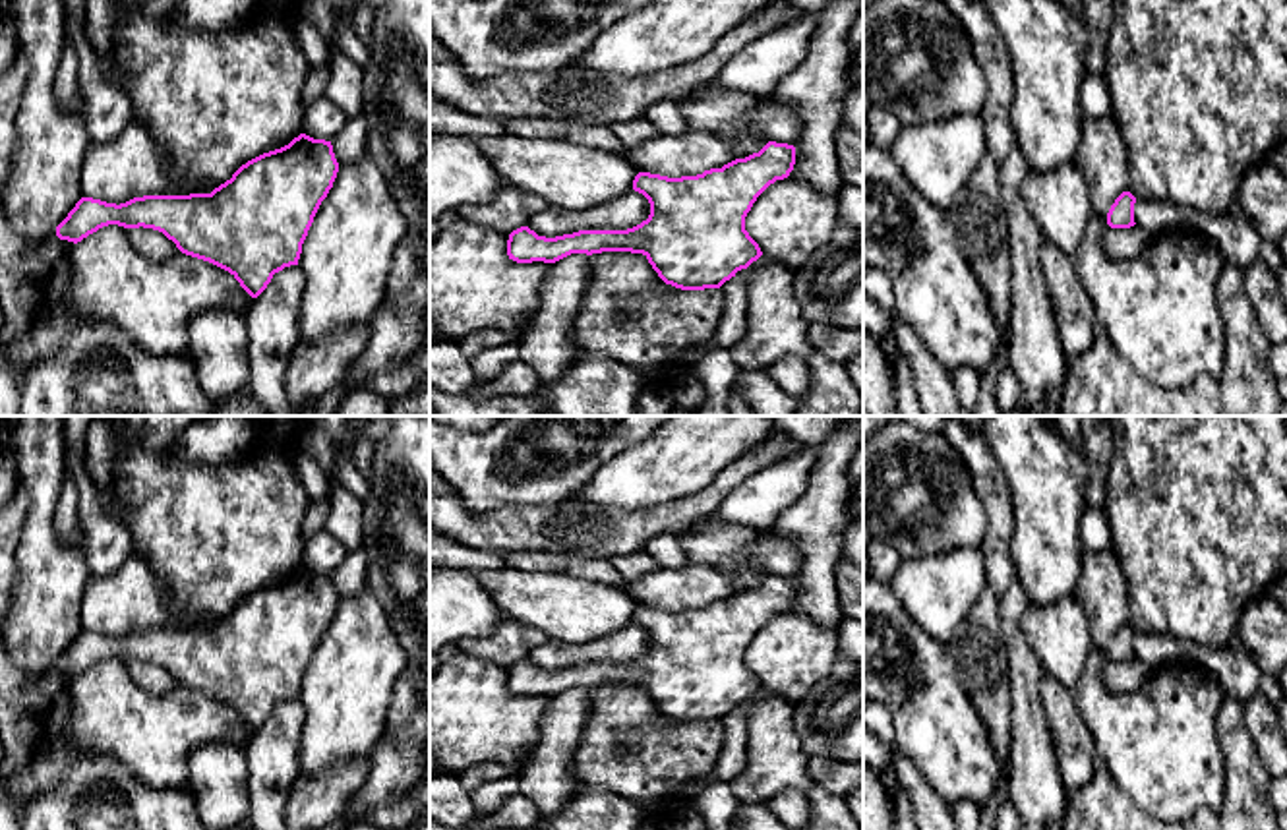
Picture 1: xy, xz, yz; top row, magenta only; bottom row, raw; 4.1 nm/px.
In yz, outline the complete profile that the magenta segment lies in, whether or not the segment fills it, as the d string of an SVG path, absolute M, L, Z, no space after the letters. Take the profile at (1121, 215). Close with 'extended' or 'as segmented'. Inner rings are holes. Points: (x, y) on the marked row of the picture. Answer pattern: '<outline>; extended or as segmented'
M1122 192L1107 213L1107 224L1111 228L1130 228L1134 226L1134 203L1136 197L1130 192Z; as segmented

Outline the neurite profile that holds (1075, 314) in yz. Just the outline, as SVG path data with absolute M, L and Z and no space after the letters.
M1043 240L1039 250L1041 275L1047 282L1049 300L1055 308L1057 335L1064 358L1084 356L1095 333L1095 308L1078 275L1072 255L1066 255L1053 242Z

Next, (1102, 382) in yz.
M1097 323L1084 356L1066 362L1061 416L1229 416L1219 379L1200 375L1181 389L1146 381Z

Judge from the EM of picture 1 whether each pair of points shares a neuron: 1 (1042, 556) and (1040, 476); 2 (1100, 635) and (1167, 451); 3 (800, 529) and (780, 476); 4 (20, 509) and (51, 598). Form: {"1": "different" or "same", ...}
{"1": "same", "2": "different", "3": "different", "4": "different"}

